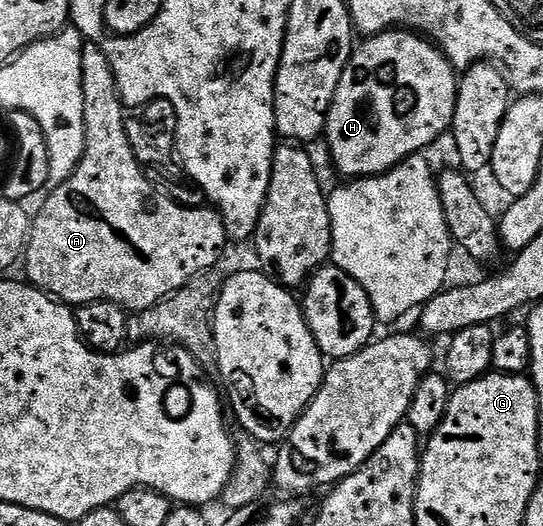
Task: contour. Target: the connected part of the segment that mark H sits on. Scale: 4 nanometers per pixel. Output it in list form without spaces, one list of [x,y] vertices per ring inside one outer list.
[[[393,28],[383,34],[365,37],[363,41],[361,46],[359,43],[353,49],[352,58],[342,72],[332,107],[328,109],[328,150],[344,180],[384,174],[413,154],[427,151],[431,142],[449,133],[456,107],[457,71],[429,39],[407,28]]]

